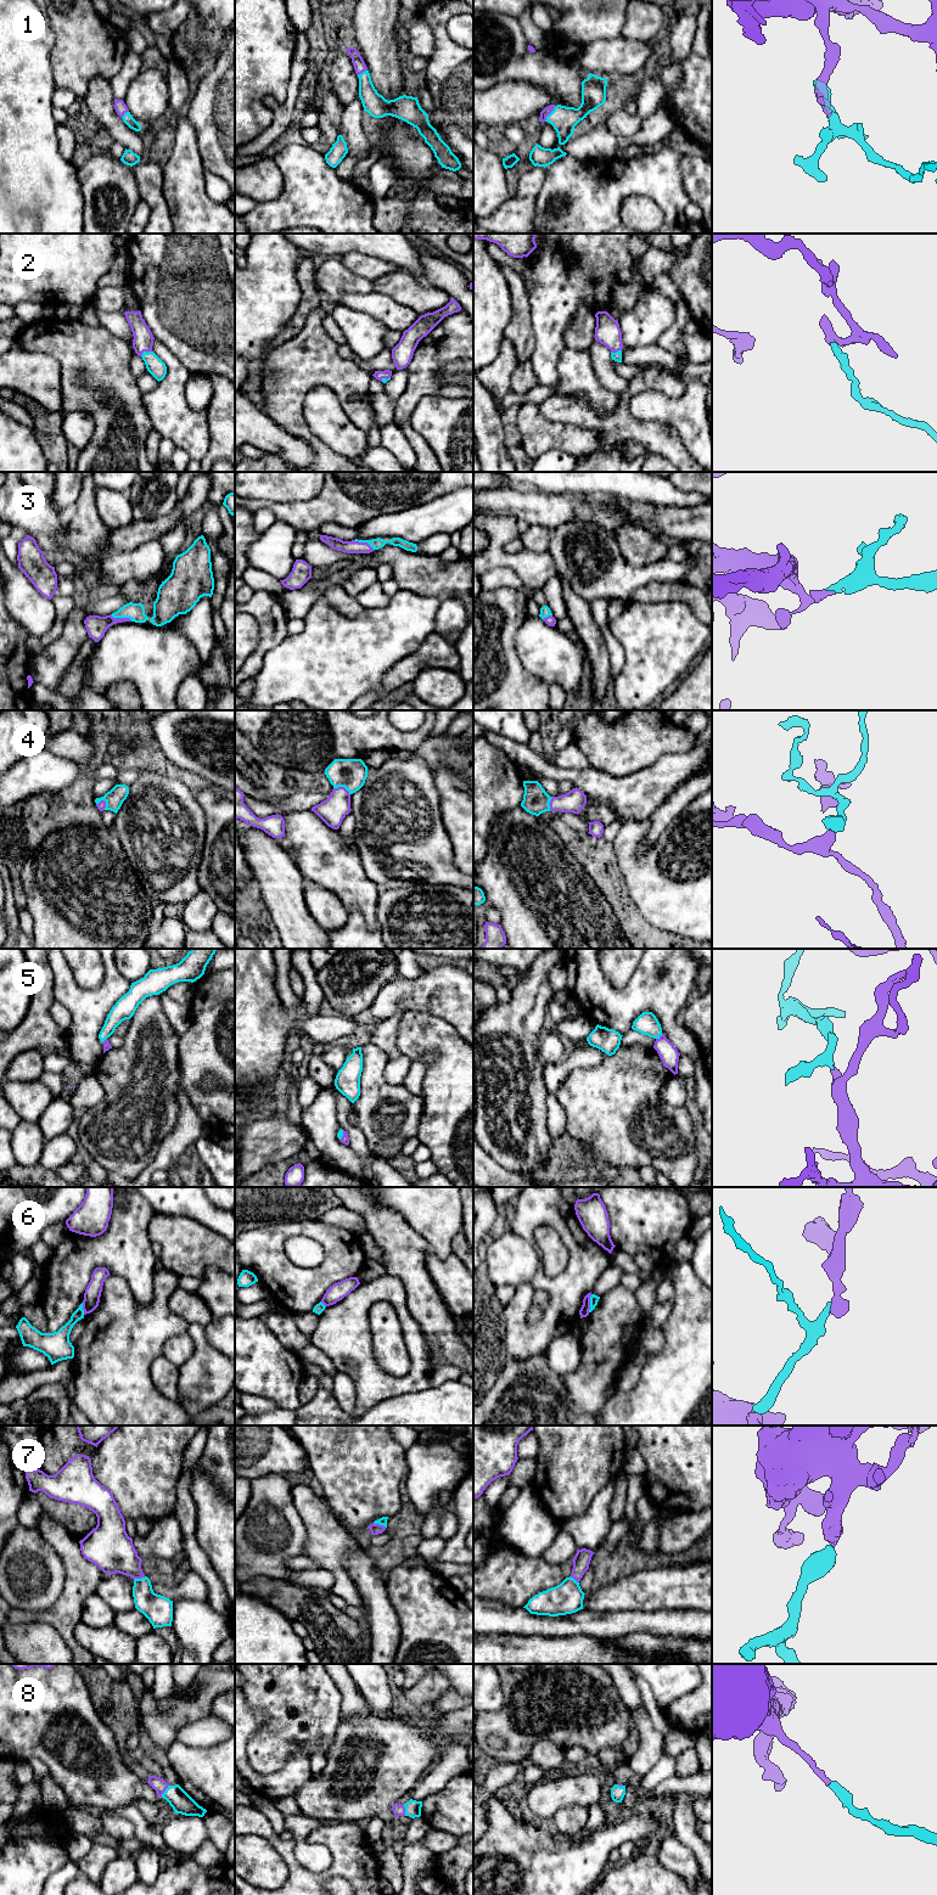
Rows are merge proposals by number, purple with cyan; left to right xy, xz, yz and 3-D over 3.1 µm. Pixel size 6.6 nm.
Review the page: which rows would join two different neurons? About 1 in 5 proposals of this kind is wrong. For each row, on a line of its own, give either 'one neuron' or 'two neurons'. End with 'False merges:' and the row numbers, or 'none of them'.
1: one neuron
2: one neuron
3: one neuron
4: one neuron
5: one neuron
6: two neurons
7: one neuron
8: one neuron
False merges: 6

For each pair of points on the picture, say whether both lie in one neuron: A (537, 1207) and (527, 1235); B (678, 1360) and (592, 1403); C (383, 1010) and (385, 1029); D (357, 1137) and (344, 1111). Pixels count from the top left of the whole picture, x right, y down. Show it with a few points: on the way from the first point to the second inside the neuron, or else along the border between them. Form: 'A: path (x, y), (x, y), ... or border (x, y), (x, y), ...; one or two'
A: path (529, 1214), (527, 1227); one
B: border (610, 1398), (601, 1412); two
C: border (402, 1012), (397, 1011), (380, 1022); two
D: path (352, 1131), (344, 1124), (344, 1117); one

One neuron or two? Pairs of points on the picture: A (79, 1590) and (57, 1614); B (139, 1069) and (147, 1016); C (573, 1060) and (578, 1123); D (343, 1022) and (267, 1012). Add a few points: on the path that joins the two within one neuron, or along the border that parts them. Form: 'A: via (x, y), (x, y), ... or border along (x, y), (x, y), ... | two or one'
A: via (76, 1596), (63, 1608) | one
B: via (147, 1056), (147, 1029) | one
C: border along (602, 1060), (593, 1066), (574, 1067), (557, 1090) | two
D: via (324, 1024), (286, 1024) | one

